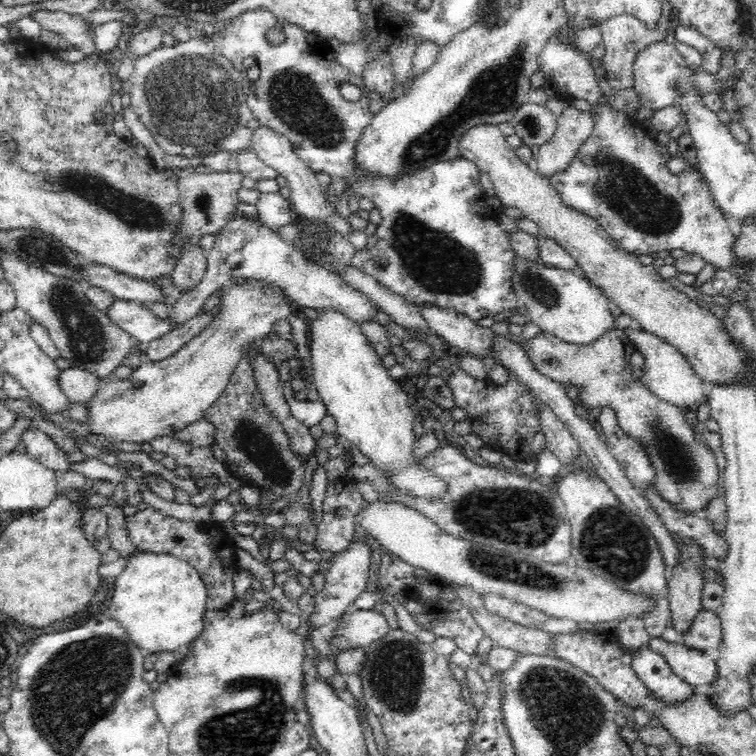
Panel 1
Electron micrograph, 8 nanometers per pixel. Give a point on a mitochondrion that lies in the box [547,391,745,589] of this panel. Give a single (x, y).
(612, 540)

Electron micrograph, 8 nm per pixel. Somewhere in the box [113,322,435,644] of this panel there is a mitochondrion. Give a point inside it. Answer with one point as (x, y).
(251, 438)

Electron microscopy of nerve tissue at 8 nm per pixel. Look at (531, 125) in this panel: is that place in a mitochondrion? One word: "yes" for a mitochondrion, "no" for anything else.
yes

